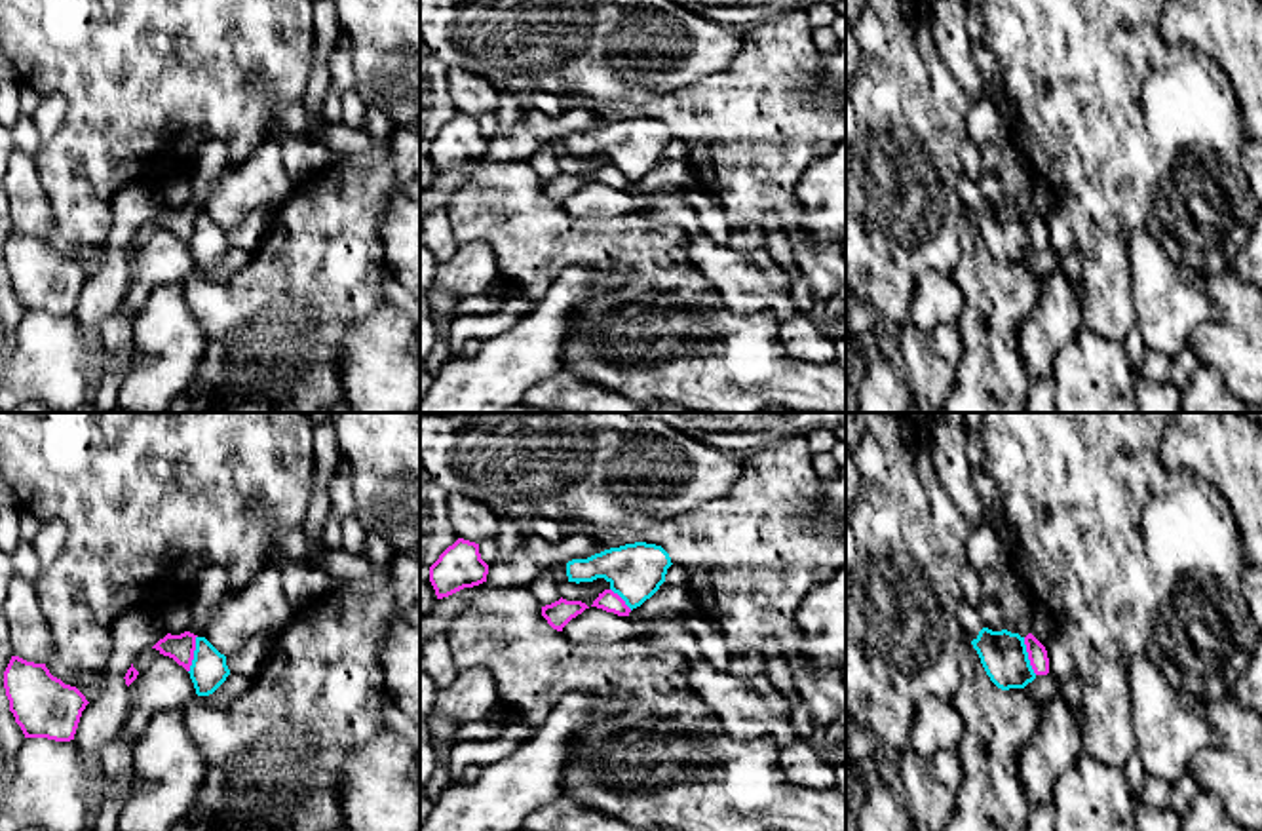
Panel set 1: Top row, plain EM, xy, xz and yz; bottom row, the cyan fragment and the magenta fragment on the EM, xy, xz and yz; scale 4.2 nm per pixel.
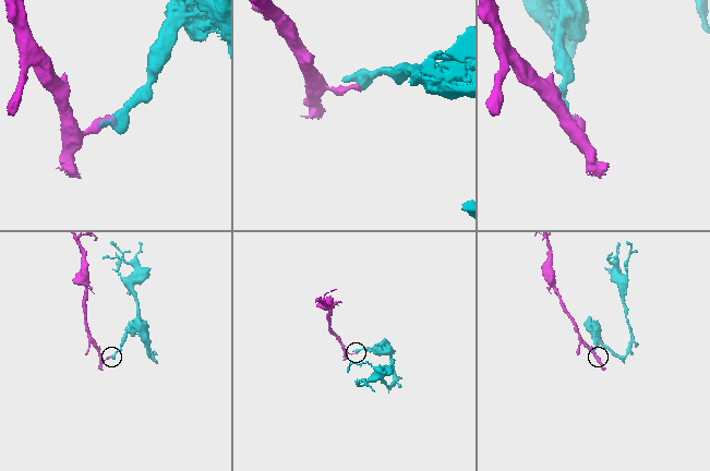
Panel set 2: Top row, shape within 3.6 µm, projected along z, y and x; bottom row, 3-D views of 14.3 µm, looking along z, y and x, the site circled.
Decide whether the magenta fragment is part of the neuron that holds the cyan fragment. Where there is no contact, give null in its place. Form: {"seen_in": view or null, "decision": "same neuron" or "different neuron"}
{"seen_in": "yz", "decision": "different neuron"}

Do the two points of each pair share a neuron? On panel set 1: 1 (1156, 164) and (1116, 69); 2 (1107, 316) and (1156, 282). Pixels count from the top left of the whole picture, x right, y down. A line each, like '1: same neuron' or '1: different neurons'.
1: same neuron
2: different neurons

